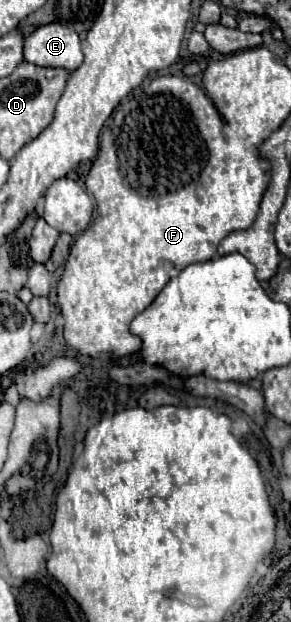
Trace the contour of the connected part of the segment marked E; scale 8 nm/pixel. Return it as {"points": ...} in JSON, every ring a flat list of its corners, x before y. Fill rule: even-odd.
{"points":[[47,23,25,39,25,61,39,67,59,67,73,73,81,61,79,35,63,23]]}

